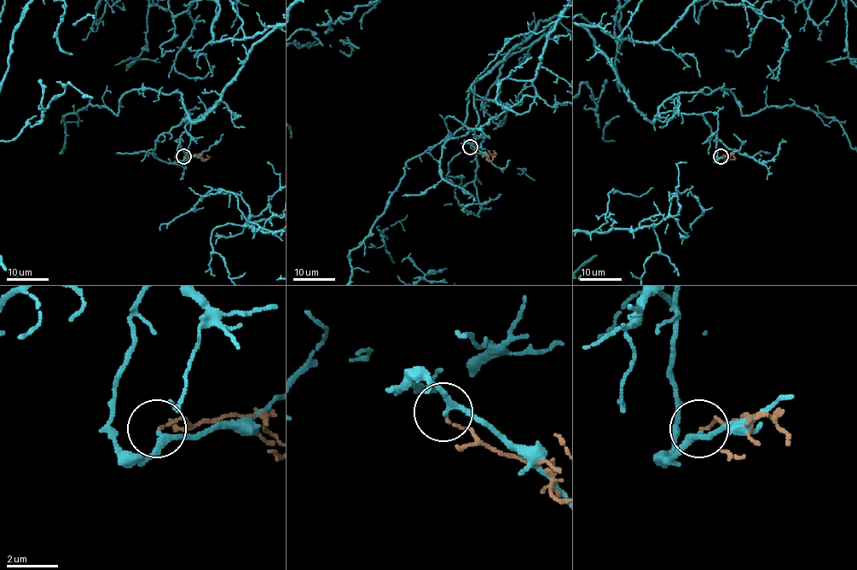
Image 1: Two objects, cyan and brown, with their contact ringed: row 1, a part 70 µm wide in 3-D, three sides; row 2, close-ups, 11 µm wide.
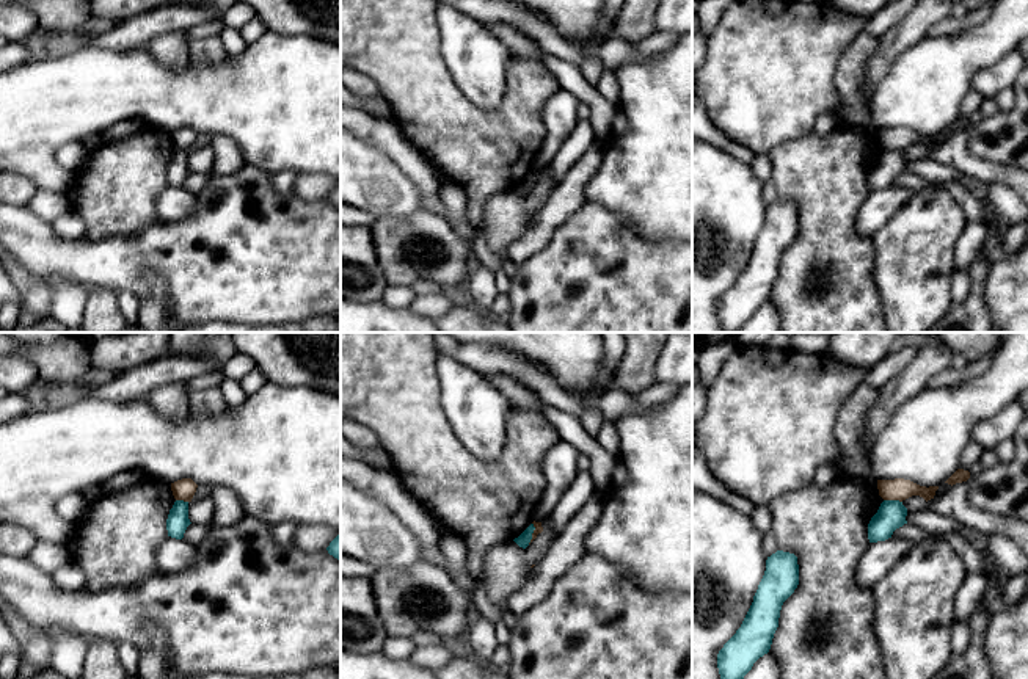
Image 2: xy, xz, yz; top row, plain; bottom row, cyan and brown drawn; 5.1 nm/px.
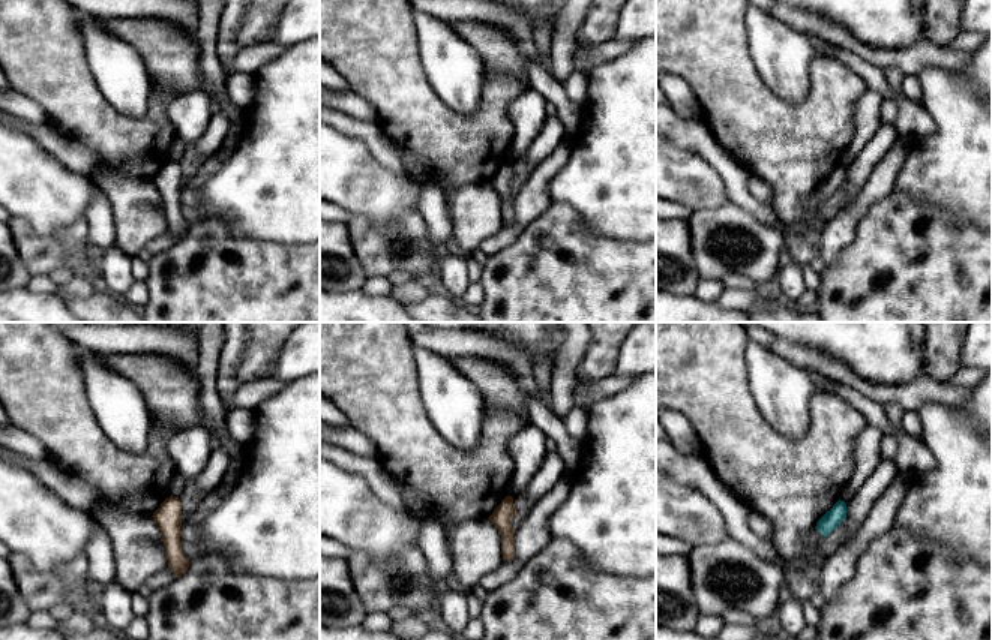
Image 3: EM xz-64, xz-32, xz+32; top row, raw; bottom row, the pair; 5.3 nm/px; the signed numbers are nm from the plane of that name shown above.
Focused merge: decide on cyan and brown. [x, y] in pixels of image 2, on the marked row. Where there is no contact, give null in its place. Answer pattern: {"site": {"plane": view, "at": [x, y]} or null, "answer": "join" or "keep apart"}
{"site": {"plane": "yz", "at": [893, 501]}, "answer": "keep apart"}

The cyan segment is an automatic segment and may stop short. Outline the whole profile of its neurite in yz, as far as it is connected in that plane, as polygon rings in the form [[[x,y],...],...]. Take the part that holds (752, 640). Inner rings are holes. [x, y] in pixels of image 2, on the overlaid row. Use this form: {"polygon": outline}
{"polygon": [[[777,550],[767,557],[764,576],[741,627],[717,654],[720,679],[744,679],[753,663],[769,652],[782,605],[797,585],[794,554]]]}

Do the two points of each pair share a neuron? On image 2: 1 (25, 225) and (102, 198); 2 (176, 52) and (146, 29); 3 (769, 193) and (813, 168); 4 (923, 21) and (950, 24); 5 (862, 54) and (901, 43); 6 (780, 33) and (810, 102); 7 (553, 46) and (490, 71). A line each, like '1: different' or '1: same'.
1: different
2: different
3: different
4: different
5: different
6: same
7: different

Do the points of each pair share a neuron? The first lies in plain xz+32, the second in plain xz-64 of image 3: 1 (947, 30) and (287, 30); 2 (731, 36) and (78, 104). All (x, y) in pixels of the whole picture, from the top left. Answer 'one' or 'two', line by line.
1: two
2: one

